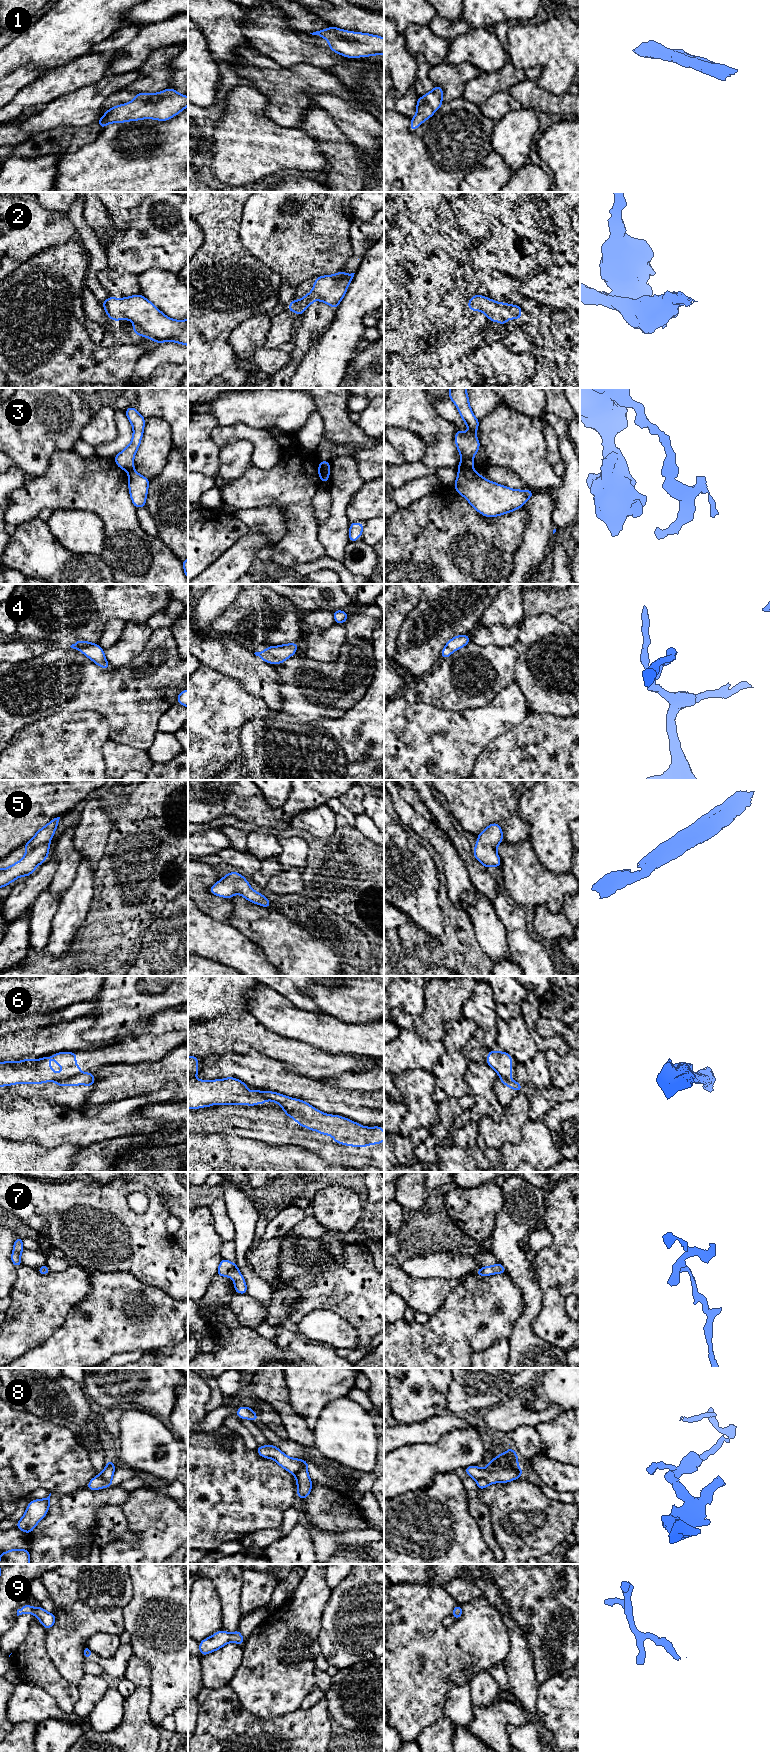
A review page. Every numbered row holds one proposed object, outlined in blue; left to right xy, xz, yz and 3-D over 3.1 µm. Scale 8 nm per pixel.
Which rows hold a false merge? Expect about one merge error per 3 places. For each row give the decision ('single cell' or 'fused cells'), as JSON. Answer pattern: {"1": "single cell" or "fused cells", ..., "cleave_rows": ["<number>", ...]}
{"1": "single cell", "2": "single cell", "3": "fused cells", "4": "single cell", "5": "single cell", "6": "fused cells", "7": "single cell", "8": "fused cells", "9": "single cell", "cleave_rows": ["3", "6", "8"]}

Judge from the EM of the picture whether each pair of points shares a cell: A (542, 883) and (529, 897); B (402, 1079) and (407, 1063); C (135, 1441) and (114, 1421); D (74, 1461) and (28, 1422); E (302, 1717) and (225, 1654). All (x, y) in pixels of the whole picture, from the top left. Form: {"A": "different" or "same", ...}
{"A": "same", "B": "different", "C": "different", "D": "same", "E": "different"}

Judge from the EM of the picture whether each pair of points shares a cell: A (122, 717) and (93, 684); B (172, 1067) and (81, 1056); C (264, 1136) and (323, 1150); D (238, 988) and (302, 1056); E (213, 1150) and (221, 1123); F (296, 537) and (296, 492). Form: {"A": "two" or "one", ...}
{"A": "one", "B": "two", "C": "one", "D": "two", "E": "two", "F": "one"}

